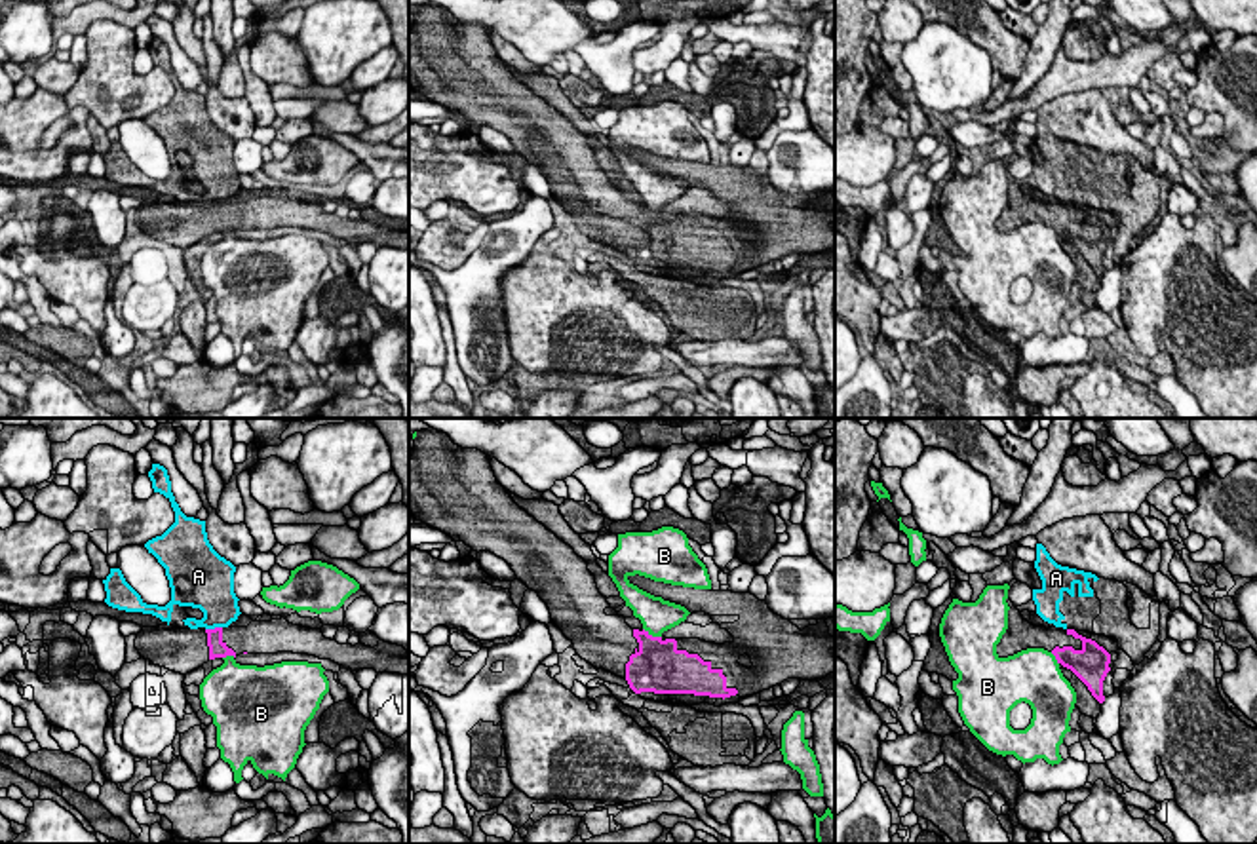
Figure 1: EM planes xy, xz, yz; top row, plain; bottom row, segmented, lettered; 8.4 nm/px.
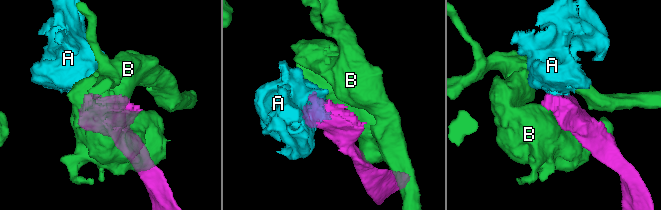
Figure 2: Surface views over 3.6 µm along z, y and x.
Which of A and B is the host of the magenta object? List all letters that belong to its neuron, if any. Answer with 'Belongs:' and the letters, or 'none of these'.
Belongs: none of these

